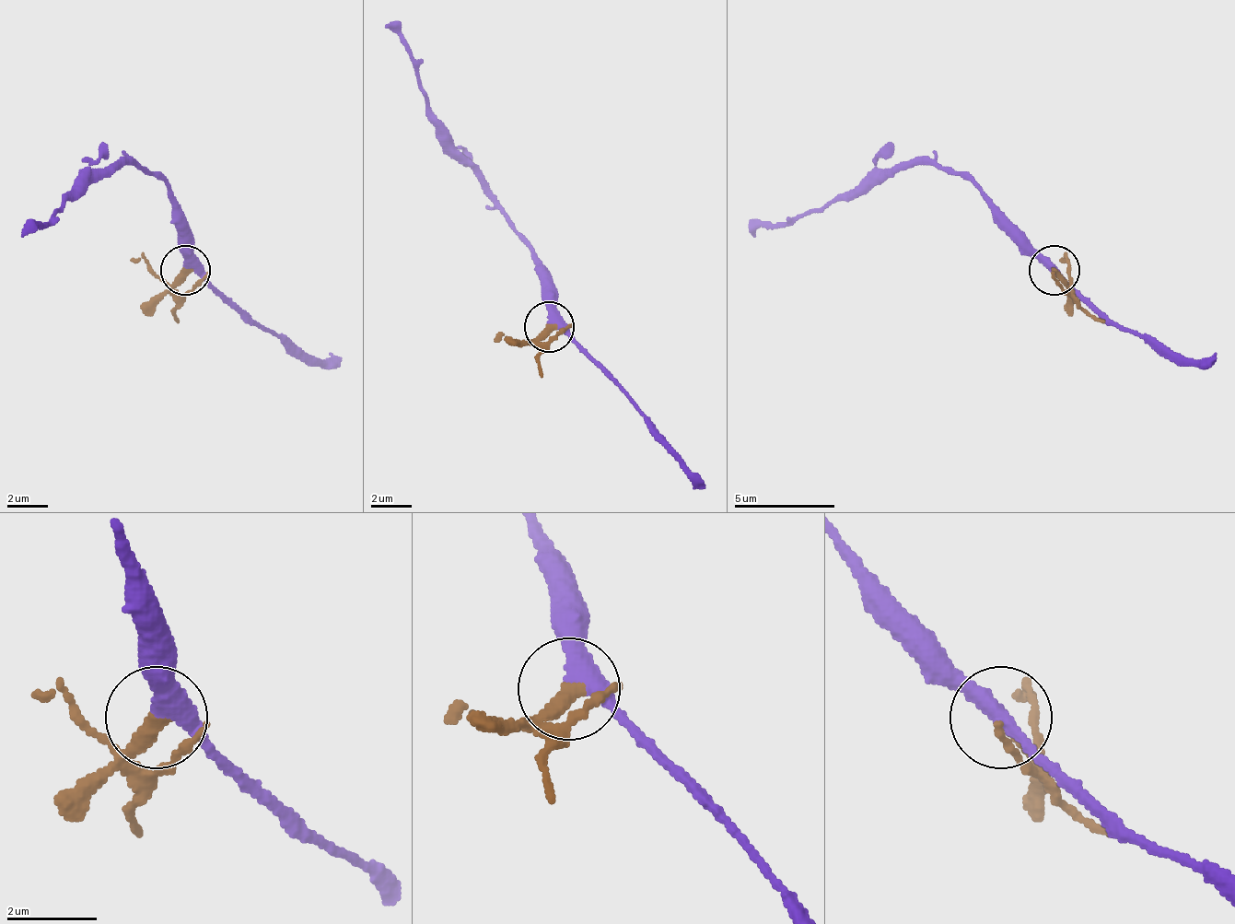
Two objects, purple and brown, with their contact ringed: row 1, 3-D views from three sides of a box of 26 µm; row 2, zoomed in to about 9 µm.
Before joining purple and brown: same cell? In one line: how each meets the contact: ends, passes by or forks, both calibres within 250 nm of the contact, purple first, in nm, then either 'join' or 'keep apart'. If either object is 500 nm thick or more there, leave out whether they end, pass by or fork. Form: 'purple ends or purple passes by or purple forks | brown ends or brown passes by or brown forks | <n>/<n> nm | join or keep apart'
purple passes by | brown ends | 400/340 nm | keep apart

